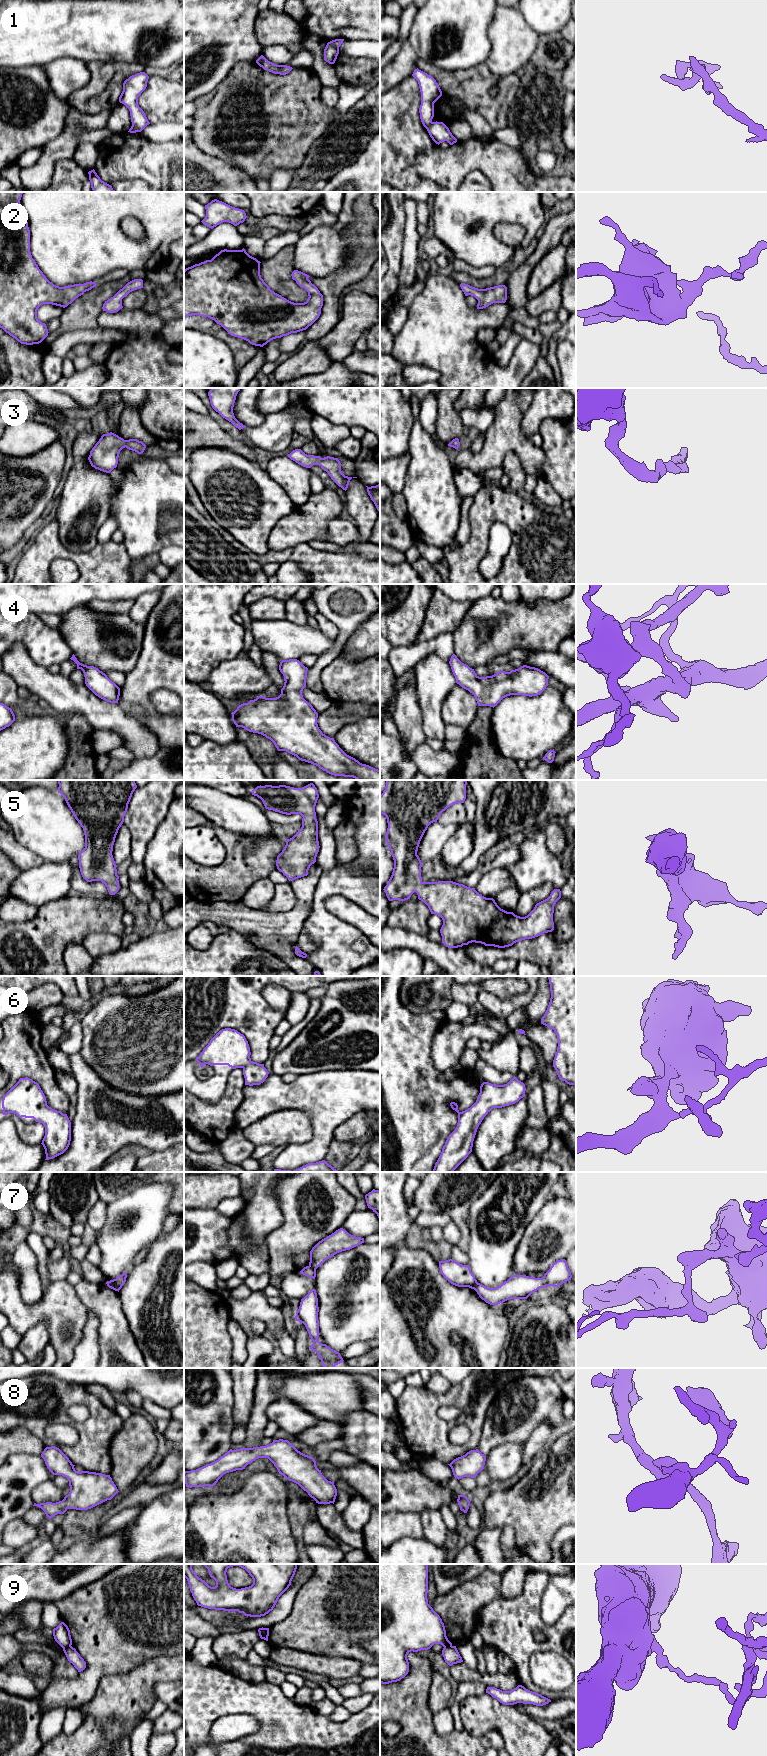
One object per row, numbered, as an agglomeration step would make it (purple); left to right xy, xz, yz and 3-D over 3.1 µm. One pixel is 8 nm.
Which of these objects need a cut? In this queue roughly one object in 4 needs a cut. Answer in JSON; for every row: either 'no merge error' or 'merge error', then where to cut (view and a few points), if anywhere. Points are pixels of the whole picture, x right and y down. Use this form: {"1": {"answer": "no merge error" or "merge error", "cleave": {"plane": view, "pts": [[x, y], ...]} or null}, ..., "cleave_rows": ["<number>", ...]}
{"1": {"answer": "merge error", "cleave": {"plane": "xz", "pts": [[328, 42], [338, 48]]}}, "2": {"answer": "no merge error", "cleave": null}, "3": {"answer": "no merge error", "cleave": null}, "4": {"answer": "no merge error", "cleave": null}, "5": {"answer": "no merge error", "cleave": null}, "6": {"answer": "no merge error", "cleave": null}, "7": {"answer": "merge error", "cleave": {"plane": "xz", "pts": [[309, 1265], [315, 1270]]}}, "8": {"answer": "no merge error", "cleave": null}, "9": {"answer": "merge error", "cleave": {"plane": "xy", "pts": [[70, 1645], [63, 1649]]}}, "cleave_rows": ["1", "7", "9"]}

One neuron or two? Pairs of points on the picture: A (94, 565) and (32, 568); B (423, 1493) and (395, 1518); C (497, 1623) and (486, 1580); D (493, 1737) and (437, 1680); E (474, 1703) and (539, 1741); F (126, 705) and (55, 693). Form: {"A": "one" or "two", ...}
{"A": "one", "B": "two", "C": "two", "D": "two", "E": "one", "F": "two"}

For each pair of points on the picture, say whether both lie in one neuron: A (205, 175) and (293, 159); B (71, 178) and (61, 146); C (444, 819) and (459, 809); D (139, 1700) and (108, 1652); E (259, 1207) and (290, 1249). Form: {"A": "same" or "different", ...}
{"A": "different", "B": "different", "C": "same", "D": "different", "E": "different"}

